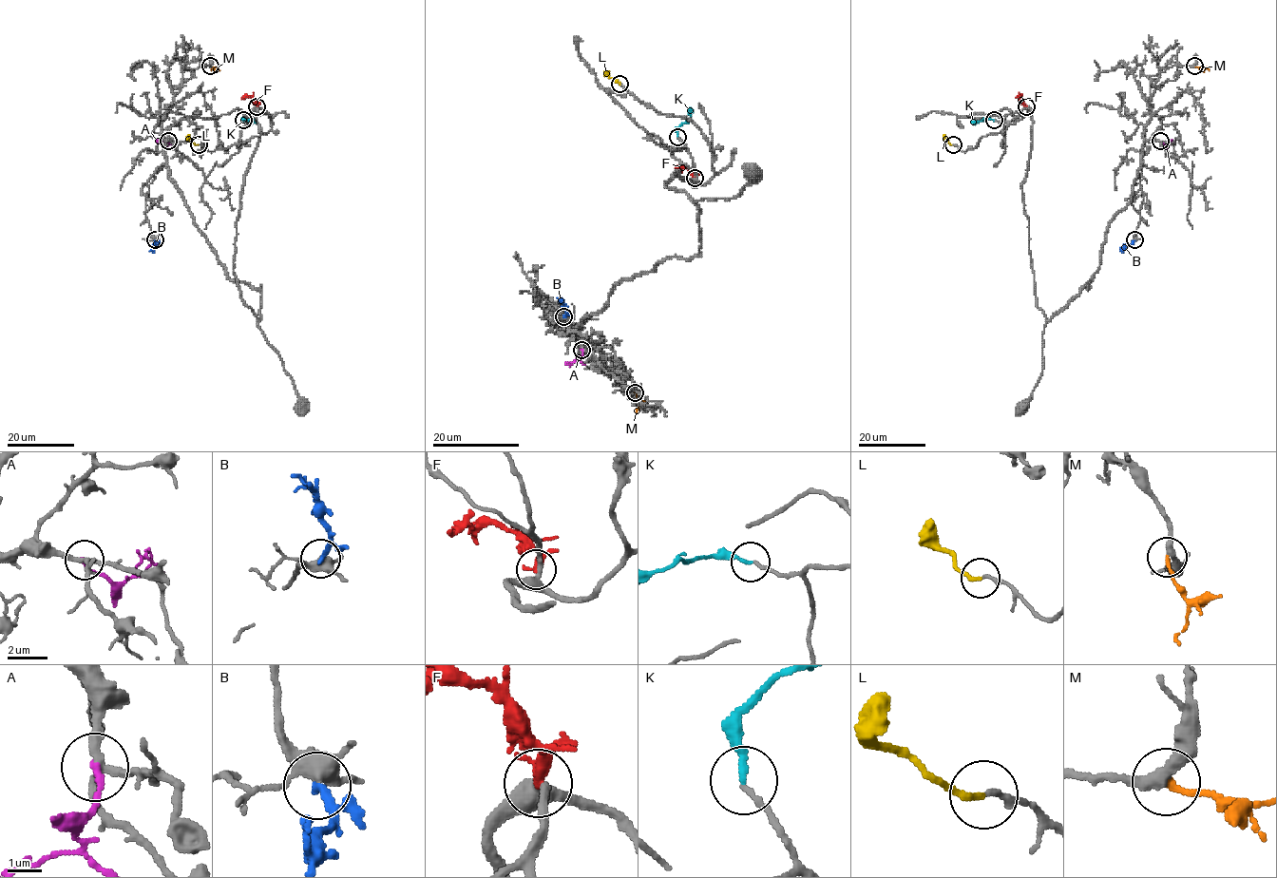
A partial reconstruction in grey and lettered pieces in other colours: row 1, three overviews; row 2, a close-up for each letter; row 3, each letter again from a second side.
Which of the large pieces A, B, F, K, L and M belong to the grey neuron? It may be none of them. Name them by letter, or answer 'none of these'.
K, L, M

